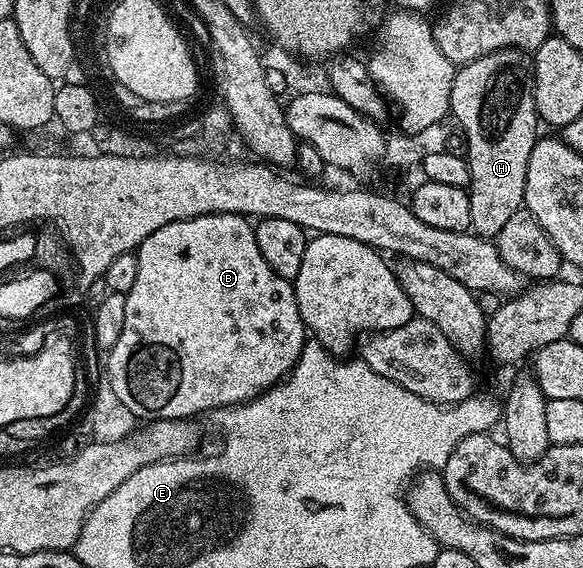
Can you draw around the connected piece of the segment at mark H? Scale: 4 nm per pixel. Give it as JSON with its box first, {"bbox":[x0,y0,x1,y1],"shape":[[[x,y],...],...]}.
{"bbox":[449,49,539,239],"shape":[[[500,49],[491,55],[483,55],[471,63],[460,66],[454,72],[449,113],[458,121],[465,135],[465,147],[469,163],[469,206],[472,232],[486,239],[496,238],[503,226],[522,209],[525,203],[525,184],[527,183],[527,159],[539,139],[537,125],[539,118],[533,98],[533,70],[528,52],[520,49]]]}

